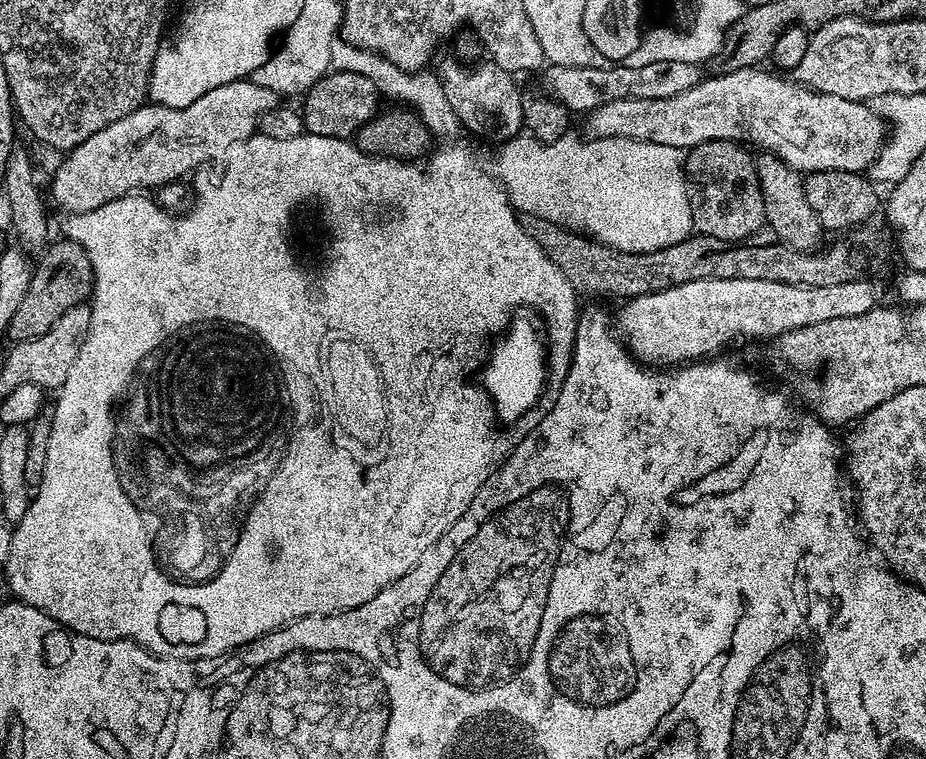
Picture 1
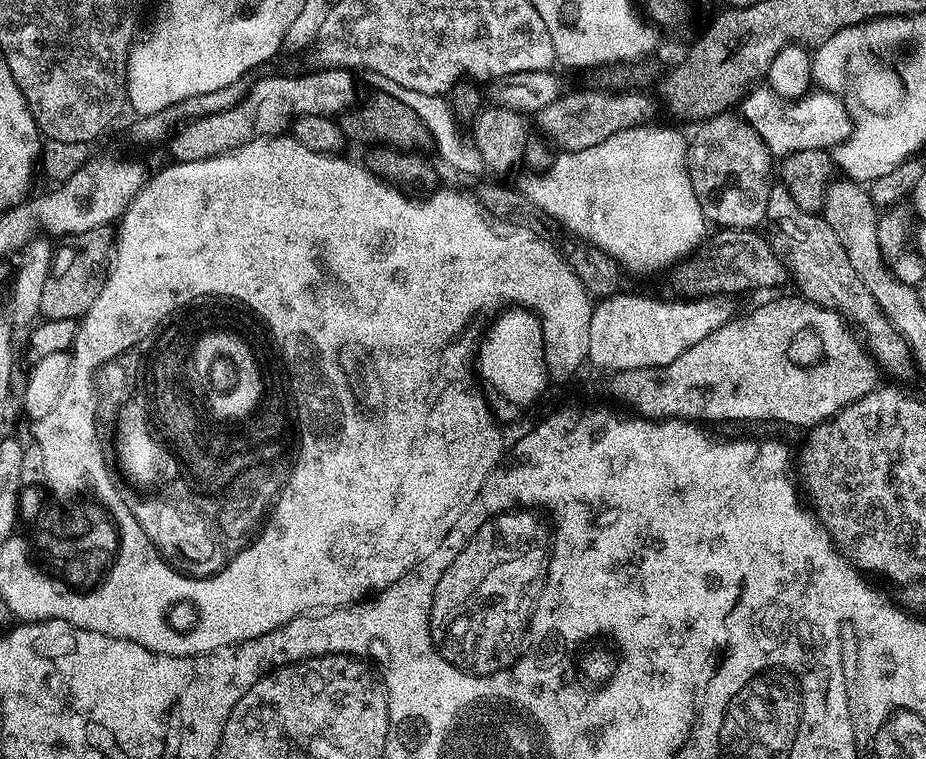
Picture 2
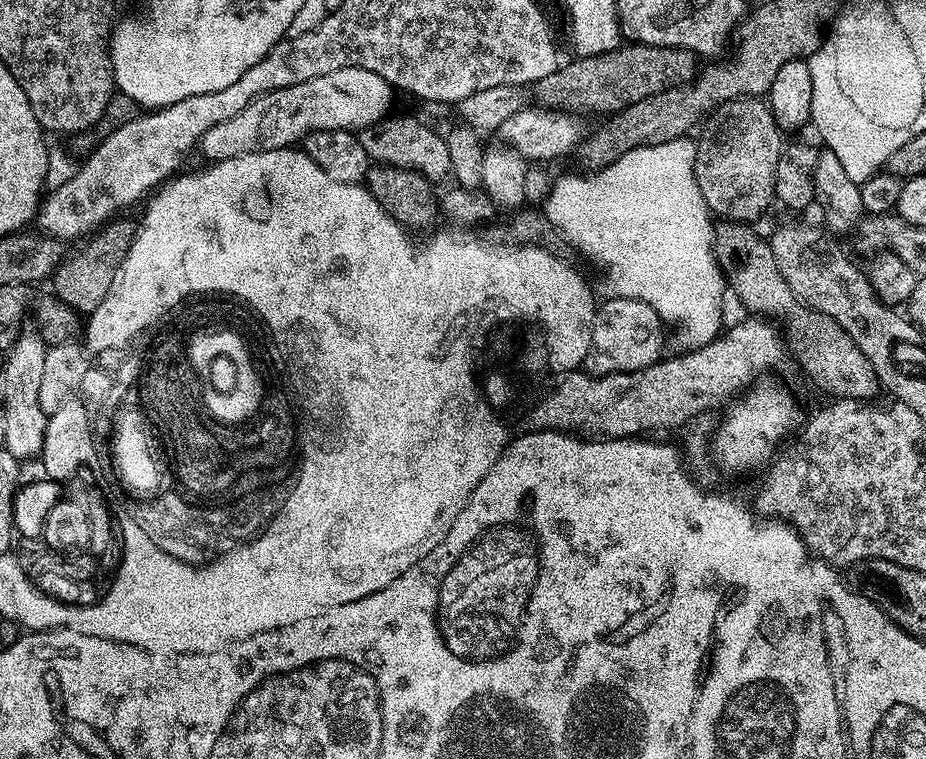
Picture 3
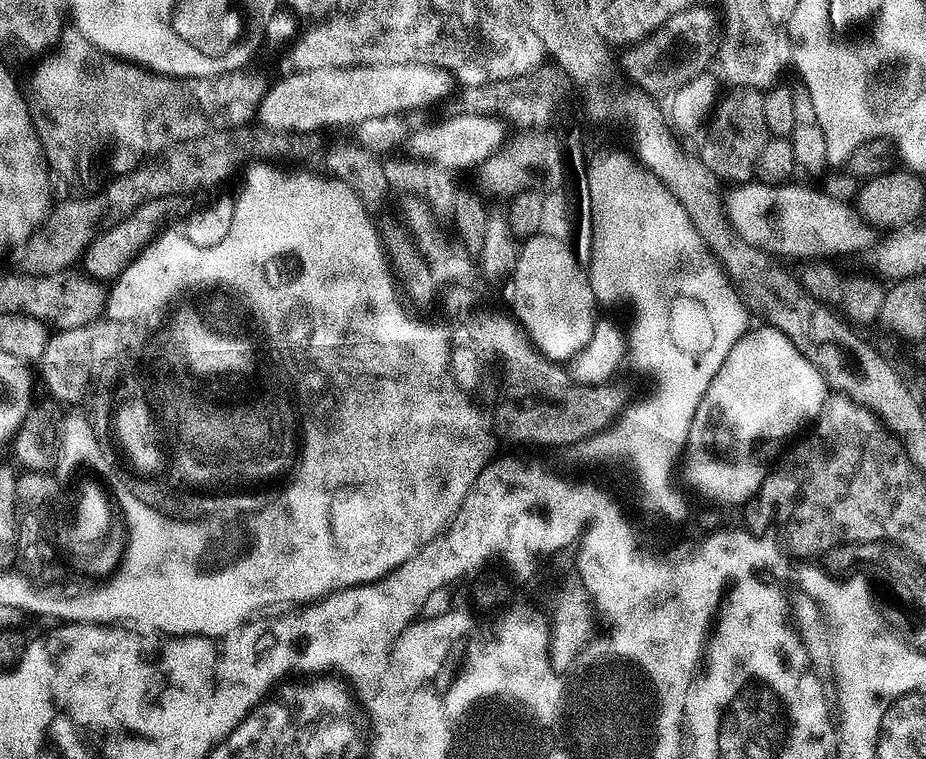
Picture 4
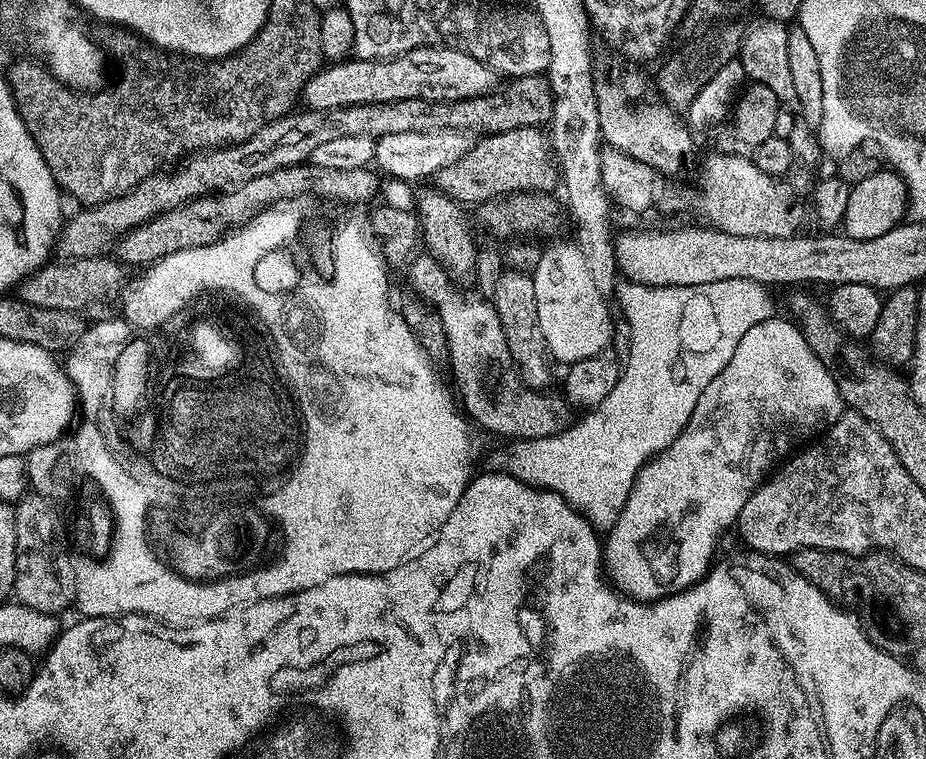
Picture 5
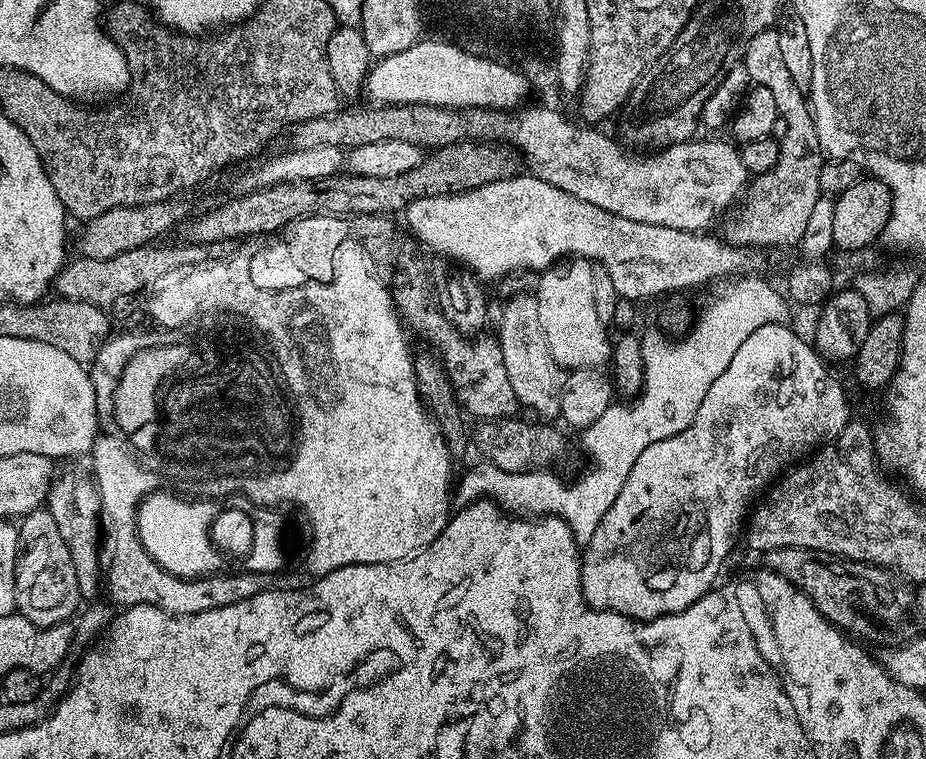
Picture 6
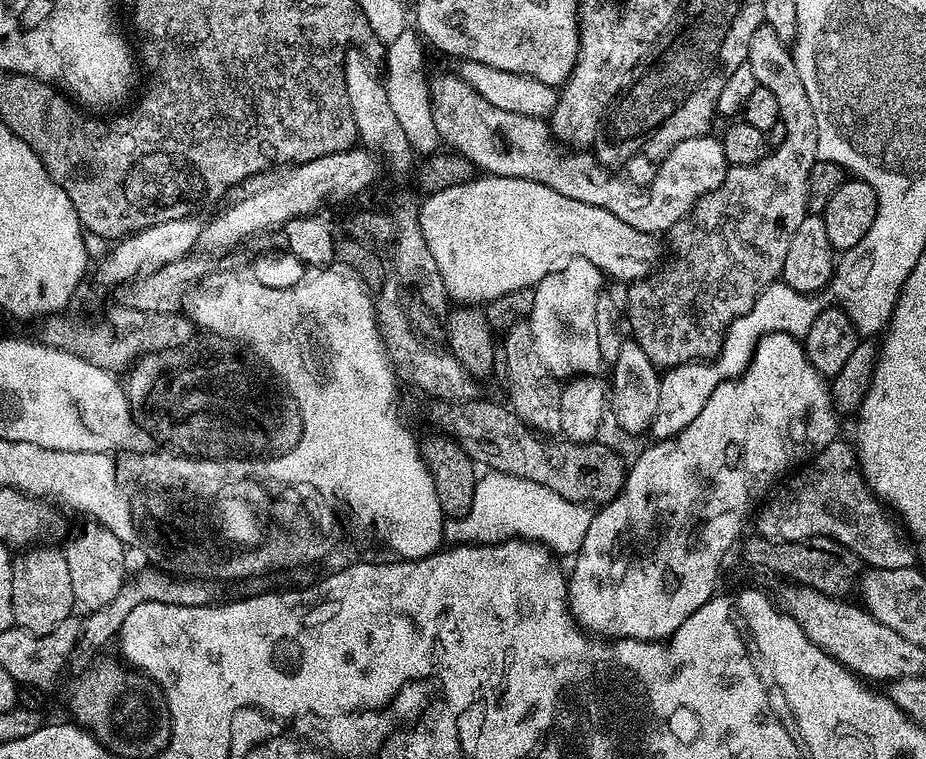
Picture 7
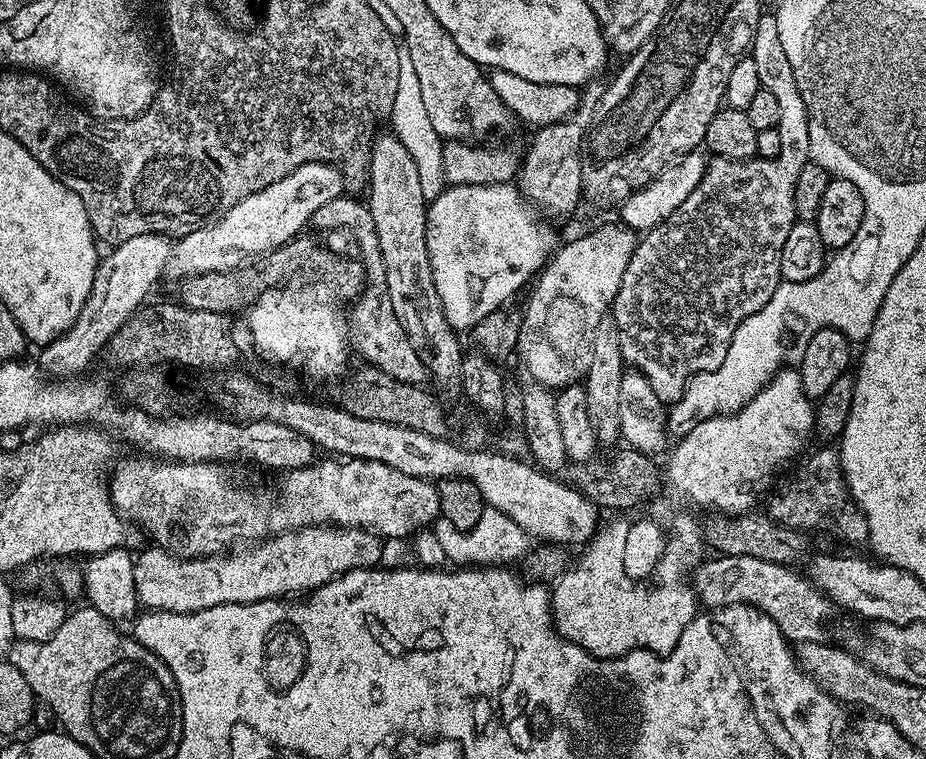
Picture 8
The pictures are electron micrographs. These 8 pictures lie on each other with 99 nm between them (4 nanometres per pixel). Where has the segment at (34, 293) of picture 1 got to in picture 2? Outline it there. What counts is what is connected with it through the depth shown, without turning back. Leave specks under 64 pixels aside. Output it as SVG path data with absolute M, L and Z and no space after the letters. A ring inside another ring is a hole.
M111 227L86 230L82 234L61 239L52 254L46 286L42 286L40 316L44 320L79 321L83 318L90 310L93 299L102 294L113 251L114 232Z

